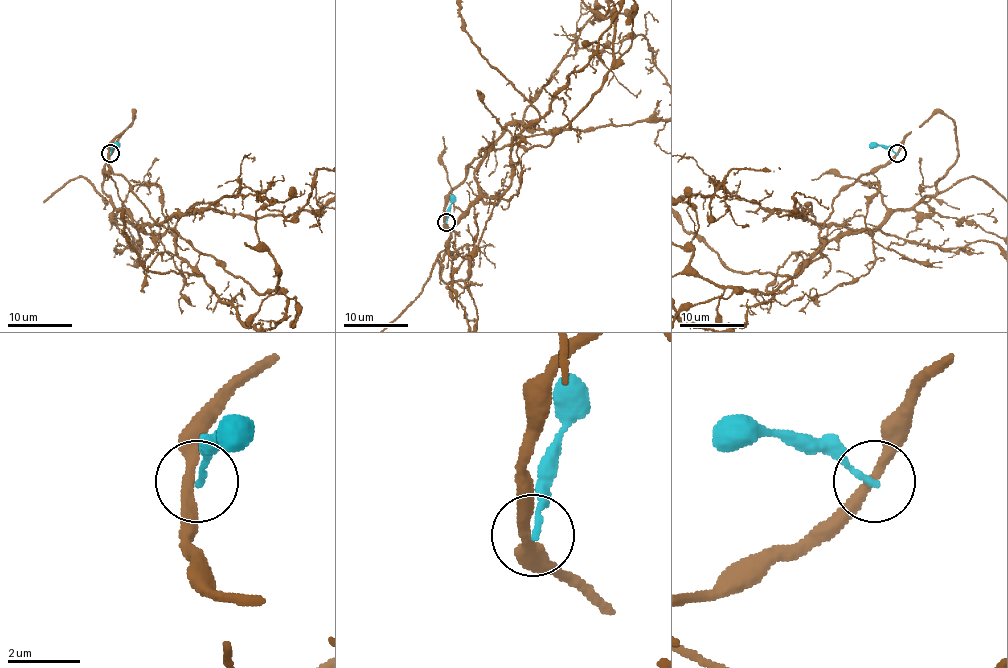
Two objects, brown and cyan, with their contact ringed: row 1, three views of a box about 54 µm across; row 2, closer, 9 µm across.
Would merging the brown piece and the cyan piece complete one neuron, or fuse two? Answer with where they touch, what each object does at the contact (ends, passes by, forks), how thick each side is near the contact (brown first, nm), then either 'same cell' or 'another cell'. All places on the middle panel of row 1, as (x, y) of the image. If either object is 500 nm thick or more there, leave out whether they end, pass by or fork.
(446, 222) | brown passes by | cyan ends | 300/160 nm | another cell

